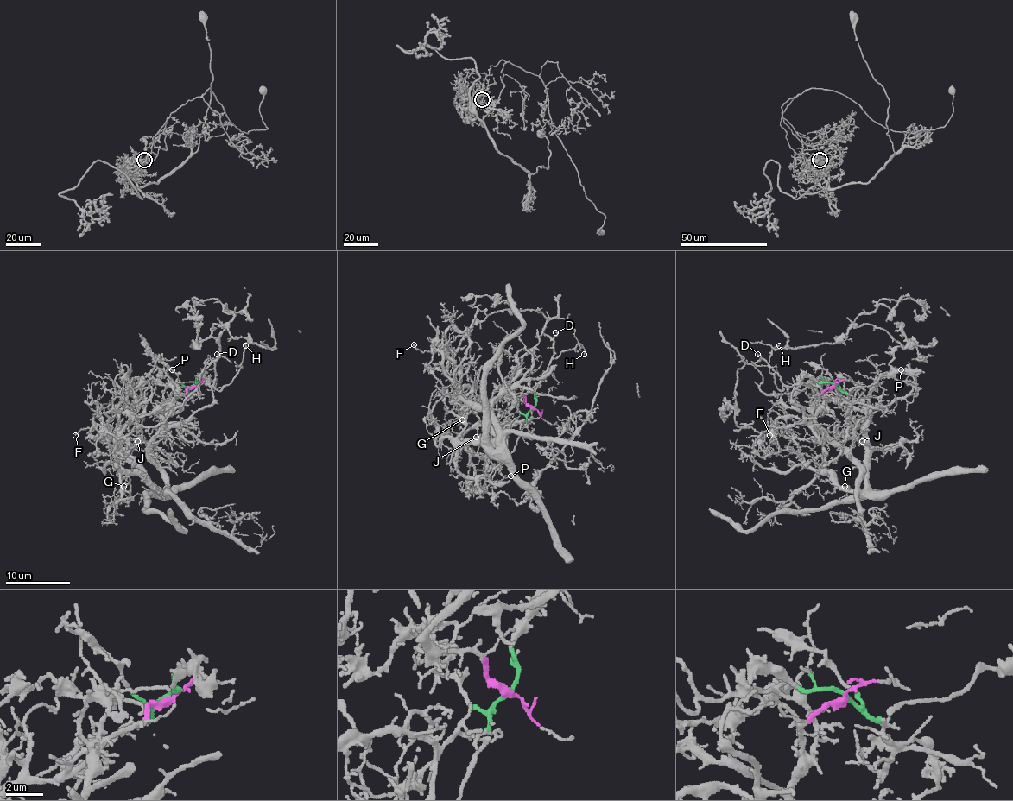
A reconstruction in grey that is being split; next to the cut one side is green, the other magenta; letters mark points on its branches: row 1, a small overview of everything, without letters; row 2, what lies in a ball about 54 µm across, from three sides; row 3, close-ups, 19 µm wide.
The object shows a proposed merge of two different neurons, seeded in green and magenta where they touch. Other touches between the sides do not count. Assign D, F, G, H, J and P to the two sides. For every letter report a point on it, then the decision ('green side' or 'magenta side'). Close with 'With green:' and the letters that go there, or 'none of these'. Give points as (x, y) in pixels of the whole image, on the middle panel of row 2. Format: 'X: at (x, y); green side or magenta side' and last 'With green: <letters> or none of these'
D: at (555, 332); green side
F: at (414, 344); green side
G: at (462, 419); magenta side
H: at (584, 354); green side
J: at (476, 437); magenta side
P: at (510, 476); green side
With green: D, F, H, P

